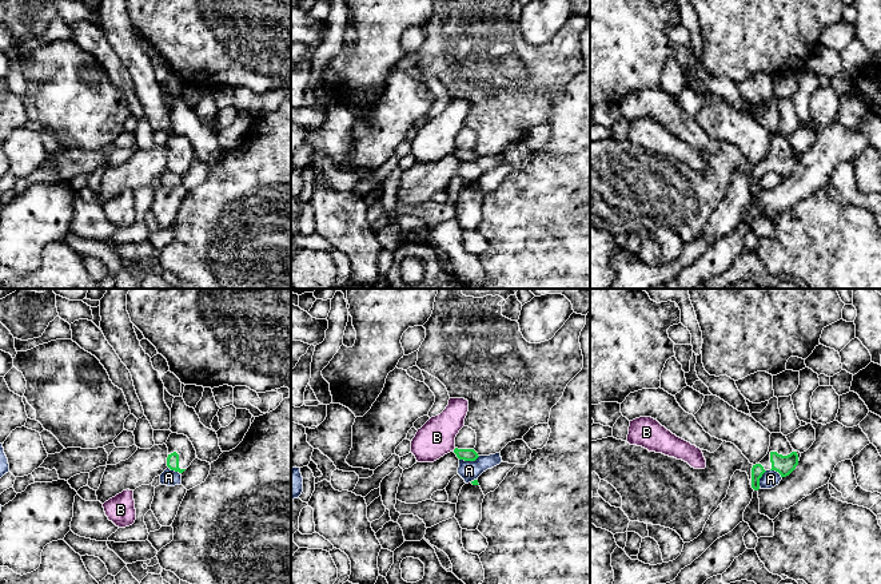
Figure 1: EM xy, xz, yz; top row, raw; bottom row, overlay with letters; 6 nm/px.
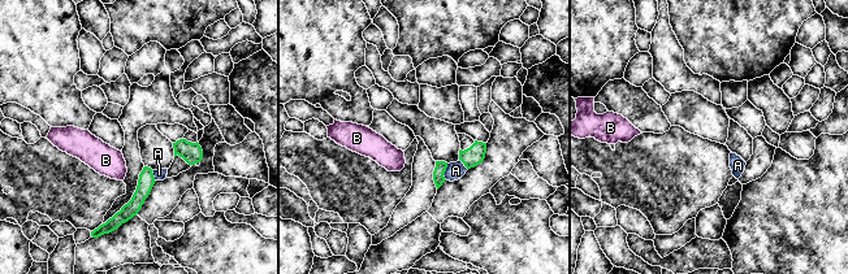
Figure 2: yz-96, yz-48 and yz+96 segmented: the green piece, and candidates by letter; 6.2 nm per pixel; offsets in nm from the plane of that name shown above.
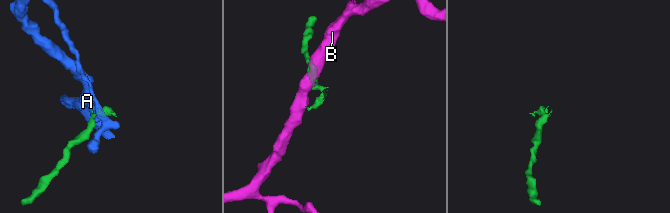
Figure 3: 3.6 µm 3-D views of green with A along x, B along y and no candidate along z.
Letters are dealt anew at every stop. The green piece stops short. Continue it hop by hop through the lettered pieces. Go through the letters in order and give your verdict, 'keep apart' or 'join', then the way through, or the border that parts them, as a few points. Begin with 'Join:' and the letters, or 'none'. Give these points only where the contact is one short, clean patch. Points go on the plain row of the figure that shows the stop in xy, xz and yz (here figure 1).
Join: none
A: keep apart; border along xz (479, 157), (474, 161), (459, 161)
B: keep apart; border along xz (455, 149), (453, 151)

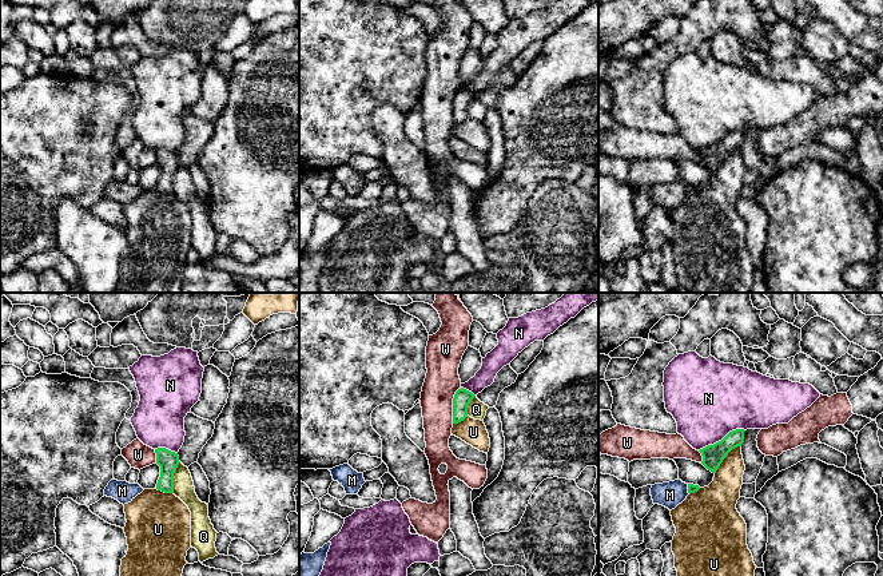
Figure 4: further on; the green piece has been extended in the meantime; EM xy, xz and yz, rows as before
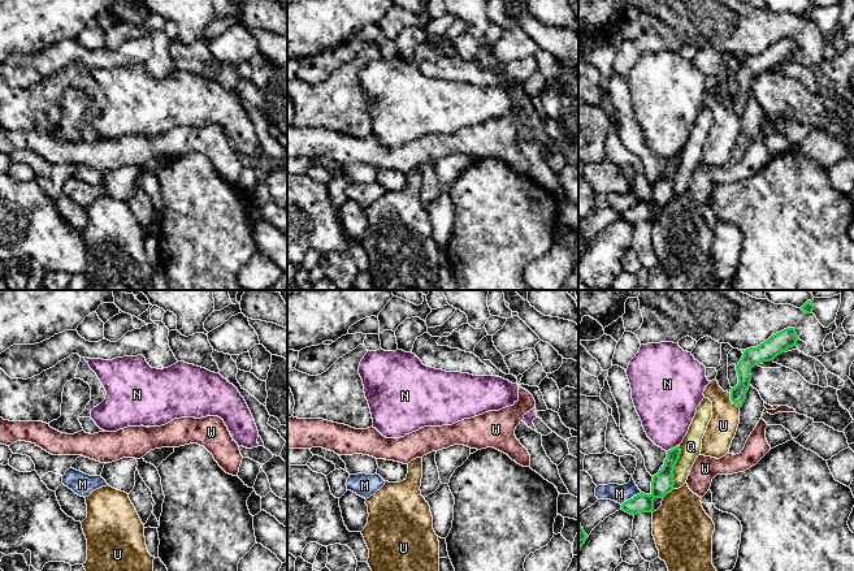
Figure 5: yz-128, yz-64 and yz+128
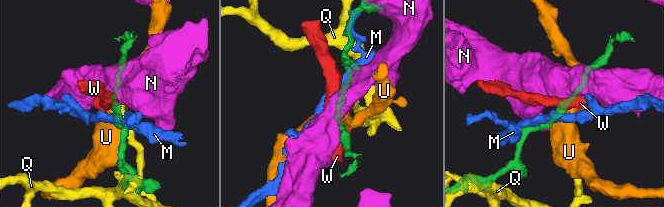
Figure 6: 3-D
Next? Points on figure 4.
Join: none
M: keep apart; border along yz (687, 185), (688, 194)
N: keep apart
Q: keep apart
U: keep apart
W: keep apart; border along xz (461, 88), (453, 99), (452, 123)

